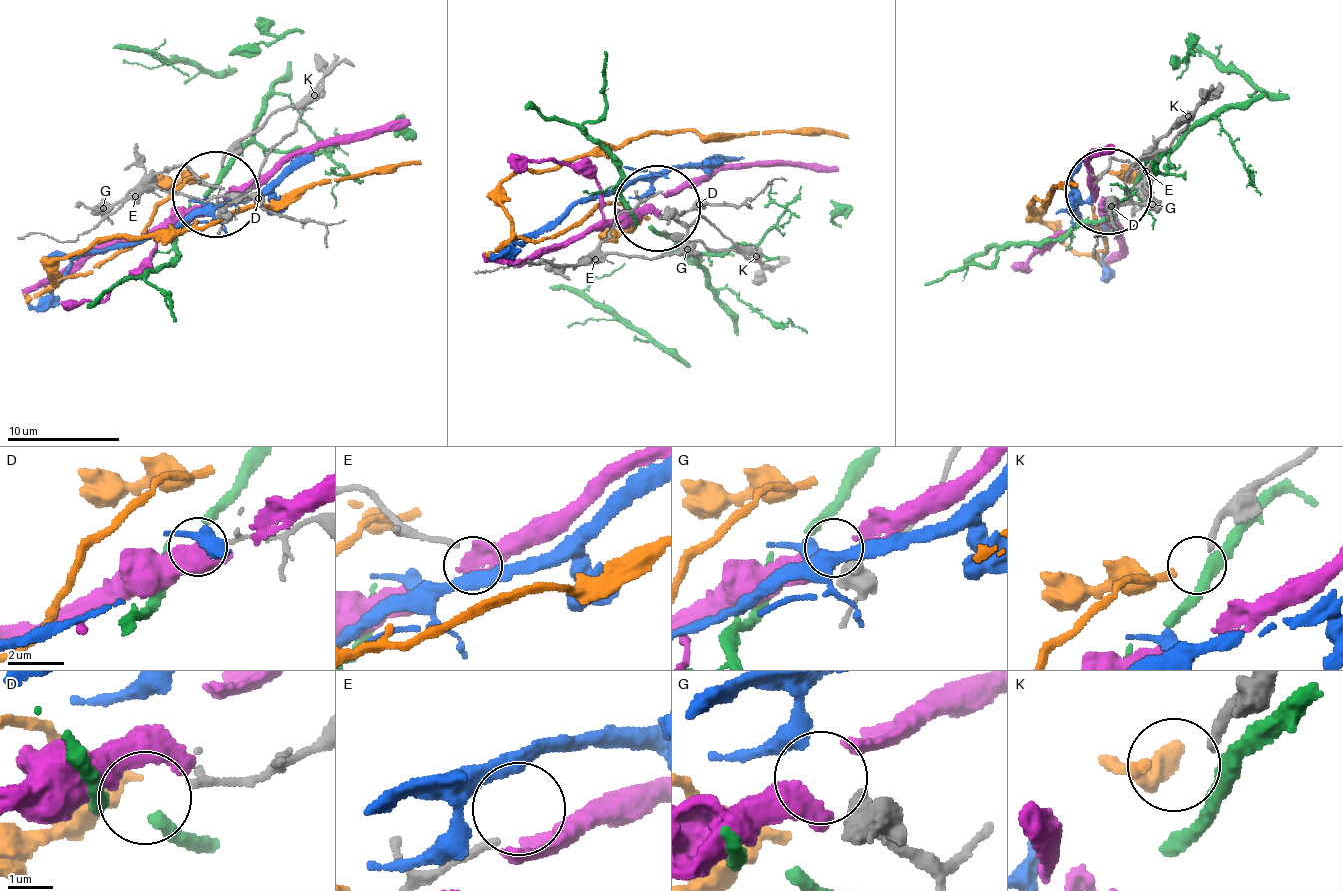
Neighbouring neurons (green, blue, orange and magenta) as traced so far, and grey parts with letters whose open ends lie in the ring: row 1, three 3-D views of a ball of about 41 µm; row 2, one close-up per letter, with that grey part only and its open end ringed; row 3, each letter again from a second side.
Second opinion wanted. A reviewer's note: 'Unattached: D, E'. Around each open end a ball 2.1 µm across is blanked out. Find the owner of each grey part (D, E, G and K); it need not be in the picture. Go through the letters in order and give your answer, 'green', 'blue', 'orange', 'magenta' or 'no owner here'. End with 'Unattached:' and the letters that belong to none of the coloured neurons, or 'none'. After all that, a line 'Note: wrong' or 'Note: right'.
D: no owner here
E: no owner here
G: blue
K: orange
Unattached: D, E
Note: right

